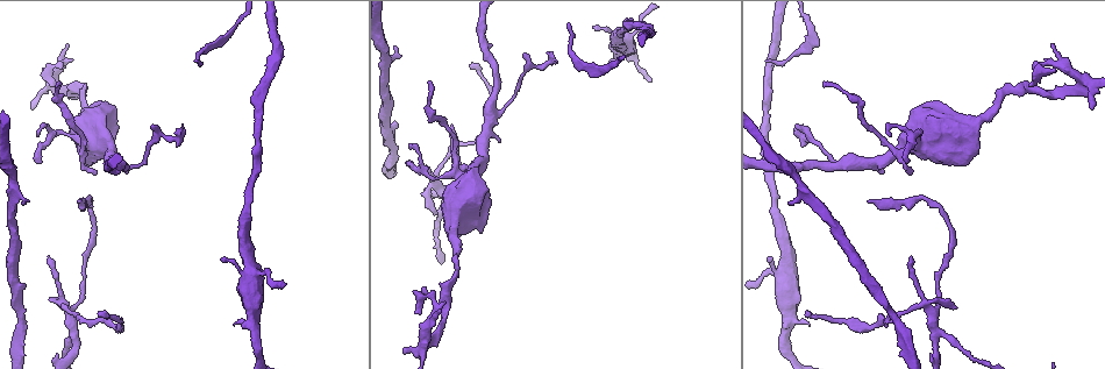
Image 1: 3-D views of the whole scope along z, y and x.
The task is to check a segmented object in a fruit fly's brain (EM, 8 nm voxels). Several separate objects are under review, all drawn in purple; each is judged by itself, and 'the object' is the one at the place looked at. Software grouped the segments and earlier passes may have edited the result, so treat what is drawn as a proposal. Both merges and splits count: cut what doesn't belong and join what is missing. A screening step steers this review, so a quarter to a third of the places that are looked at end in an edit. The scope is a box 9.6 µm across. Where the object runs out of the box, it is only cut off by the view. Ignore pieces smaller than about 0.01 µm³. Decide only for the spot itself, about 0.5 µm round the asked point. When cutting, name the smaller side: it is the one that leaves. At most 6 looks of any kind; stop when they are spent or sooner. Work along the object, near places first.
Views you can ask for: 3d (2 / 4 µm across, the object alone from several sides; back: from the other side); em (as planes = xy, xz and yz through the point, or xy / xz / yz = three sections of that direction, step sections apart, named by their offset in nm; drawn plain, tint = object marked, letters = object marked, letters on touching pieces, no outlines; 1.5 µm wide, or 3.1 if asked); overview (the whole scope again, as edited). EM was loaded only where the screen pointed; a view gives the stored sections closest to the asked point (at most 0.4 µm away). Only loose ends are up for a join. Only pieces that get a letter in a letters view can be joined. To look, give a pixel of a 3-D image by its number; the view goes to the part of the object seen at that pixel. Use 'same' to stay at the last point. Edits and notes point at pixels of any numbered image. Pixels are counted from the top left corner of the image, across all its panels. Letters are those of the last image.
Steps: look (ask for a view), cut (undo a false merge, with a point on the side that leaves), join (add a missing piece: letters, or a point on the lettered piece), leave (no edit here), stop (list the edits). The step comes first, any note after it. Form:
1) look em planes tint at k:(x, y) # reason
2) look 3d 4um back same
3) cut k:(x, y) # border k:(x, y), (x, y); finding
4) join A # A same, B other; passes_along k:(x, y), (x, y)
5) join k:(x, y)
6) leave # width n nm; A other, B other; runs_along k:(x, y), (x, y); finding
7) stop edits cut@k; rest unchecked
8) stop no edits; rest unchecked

look em planes letters at 1:(769, 262) # tapers out

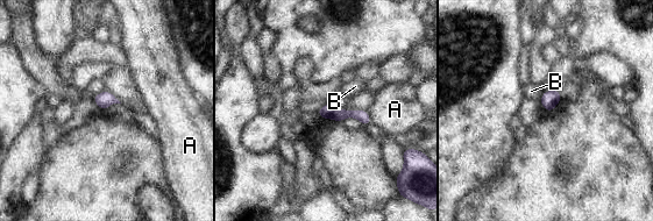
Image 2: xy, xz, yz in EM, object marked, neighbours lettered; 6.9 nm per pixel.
leave # A other, B other; border 2:(543, 93), (539, 101); none of them fits

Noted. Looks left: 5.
look 3d 2um at 1:(469, 67) # tapers out

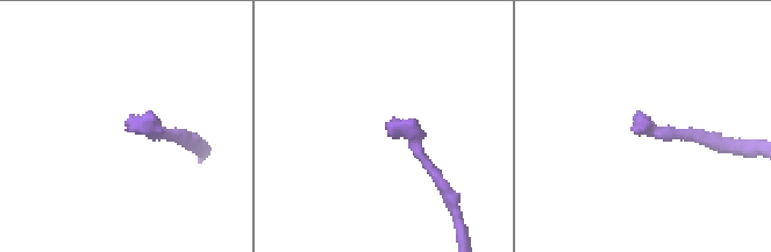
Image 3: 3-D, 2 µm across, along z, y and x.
look em yz step 4 tint at 3:(639, 125)

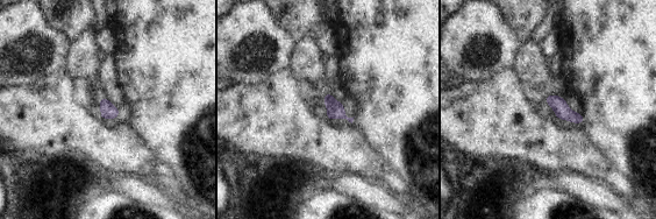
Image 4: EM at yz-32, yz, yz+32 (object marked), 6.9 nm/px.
look em planes letters same # another direction

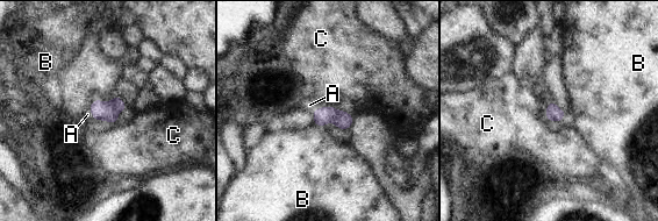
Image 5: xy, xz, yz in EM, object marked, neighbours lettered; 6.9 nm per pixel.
join A # longest_contact A 90 nm; A same, B other, C other; passes_along 5:(322, 115), (315, 109), (309, 105); it goes on there

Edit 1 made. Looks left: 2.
stop edits join@5; rest unchecked

